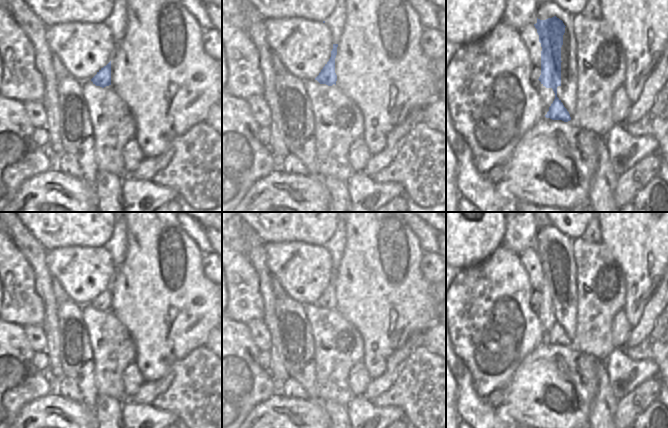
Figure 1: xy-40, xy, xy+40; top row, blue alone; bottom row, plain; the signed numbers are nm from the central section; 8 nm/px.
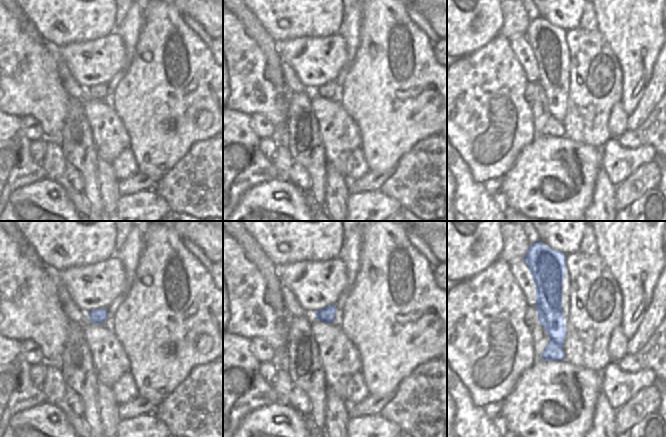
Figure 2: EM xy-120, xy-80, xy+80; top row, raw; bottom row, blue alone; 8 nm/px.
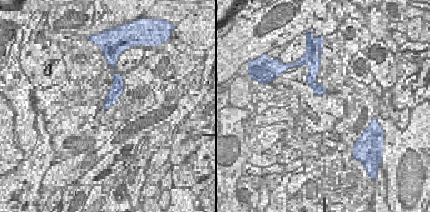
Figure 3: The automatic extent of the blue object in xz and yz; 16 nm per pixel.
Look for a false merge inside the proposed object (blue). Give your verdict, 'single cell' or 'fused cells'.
fused cells

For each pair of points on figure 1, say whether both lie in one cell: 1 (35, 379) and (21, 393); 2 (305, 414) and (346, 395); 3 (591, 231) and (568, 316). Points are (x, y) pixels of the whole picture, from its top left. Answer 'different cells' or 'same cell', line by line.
1: same cell
2: same cell
3: different cells

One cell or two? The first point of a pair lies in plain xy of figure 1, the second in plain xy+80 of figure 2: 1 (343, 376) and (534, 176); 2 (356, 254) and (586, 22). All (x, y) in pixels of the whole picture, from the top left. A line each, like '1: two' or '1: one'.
1: one
2: two

